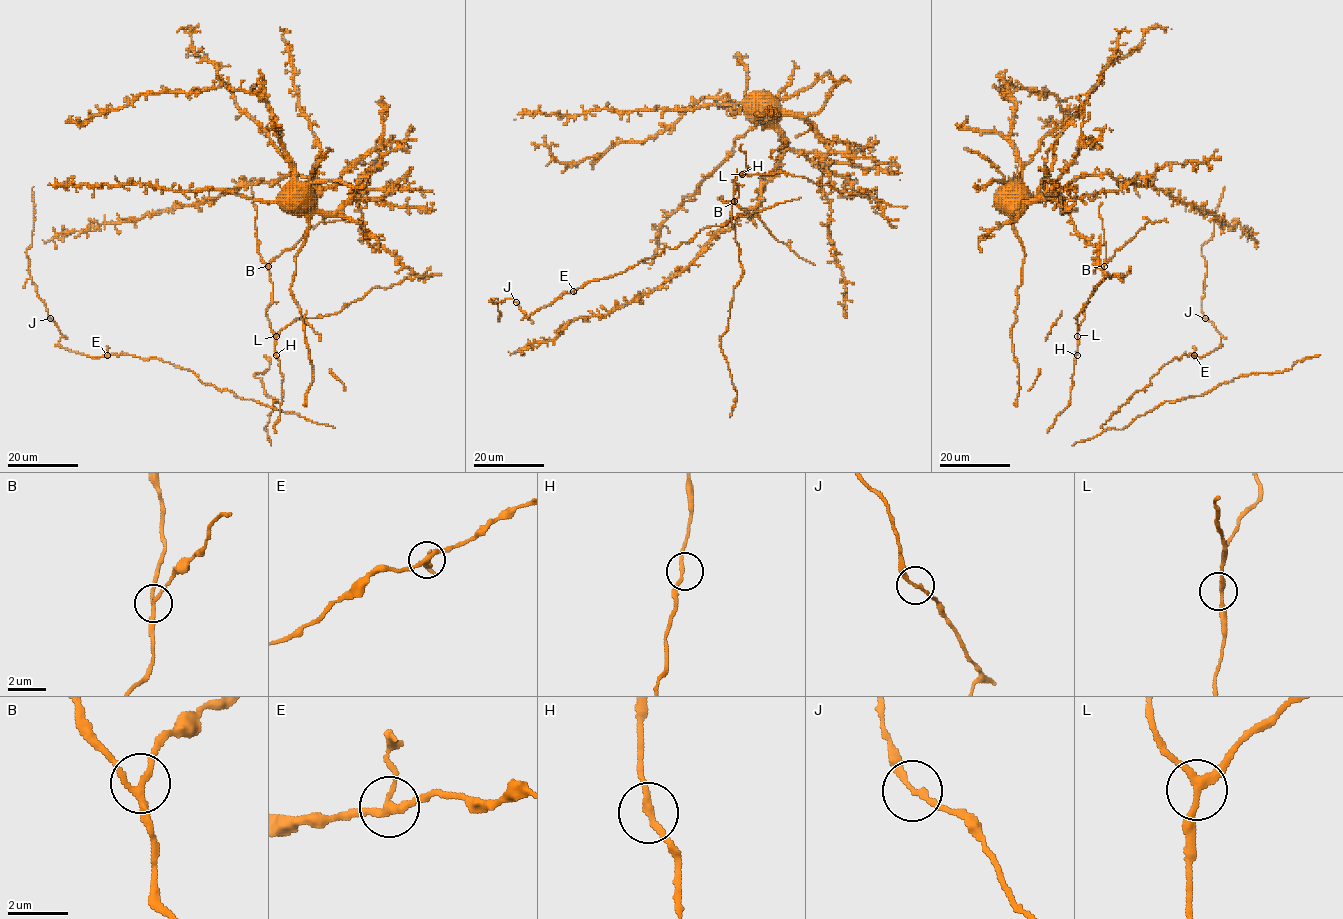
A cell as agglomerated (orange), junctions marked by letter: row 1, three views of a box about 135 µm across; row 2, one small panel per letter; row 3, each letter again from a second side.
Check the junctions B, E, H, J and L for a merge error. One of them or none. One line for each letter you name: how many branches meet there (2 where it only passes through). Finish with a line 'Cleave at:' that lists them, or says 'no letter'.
B: branches 3
Cleave at: B

